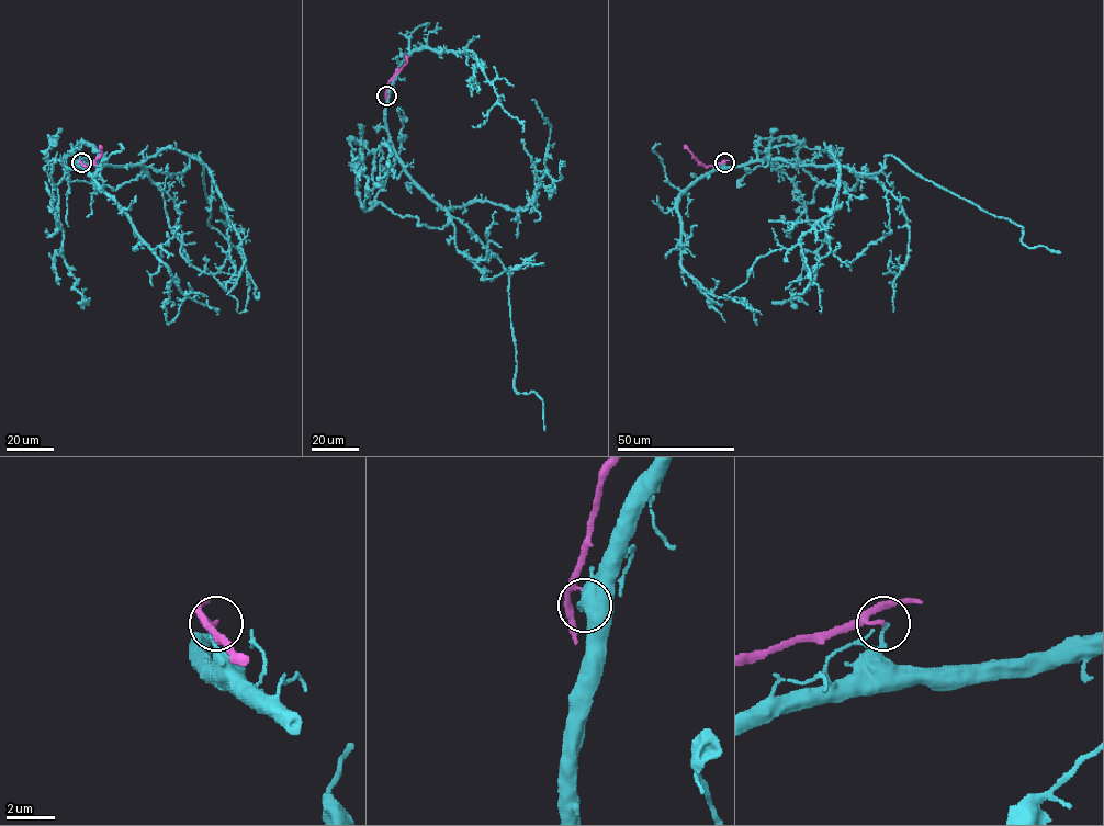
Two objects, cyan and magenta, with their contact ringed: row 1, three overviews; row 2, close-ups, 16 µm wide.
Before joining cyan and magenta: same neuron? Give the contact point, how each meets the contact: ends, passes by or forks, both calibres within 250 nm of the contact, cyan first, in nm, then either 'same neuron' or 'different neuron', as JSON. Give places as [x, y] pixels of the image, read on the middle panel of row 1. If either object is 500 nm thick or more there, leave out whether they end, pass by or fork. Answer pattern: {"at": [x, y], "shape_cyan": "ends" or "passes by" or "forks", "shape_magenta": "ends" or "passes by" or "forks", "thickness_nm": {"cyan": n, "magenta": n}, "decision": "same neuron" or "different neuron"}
{"at": [386, 95], "shape_cyan": "ends", "shape_magenta": "ends", "thickness_nm": {"cyan": 160, "magenta": 140}, "decision": "different neuron"}

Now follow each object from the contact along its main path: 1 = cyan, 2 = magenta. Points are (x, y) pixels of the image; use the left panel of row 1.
1: (81, 162), (144, 166), (177, 174), (195, 155), (203, 170), (209, 224), (239, 253)
2: (81, 162), (90, 166), (101, 153), (100, 146)

